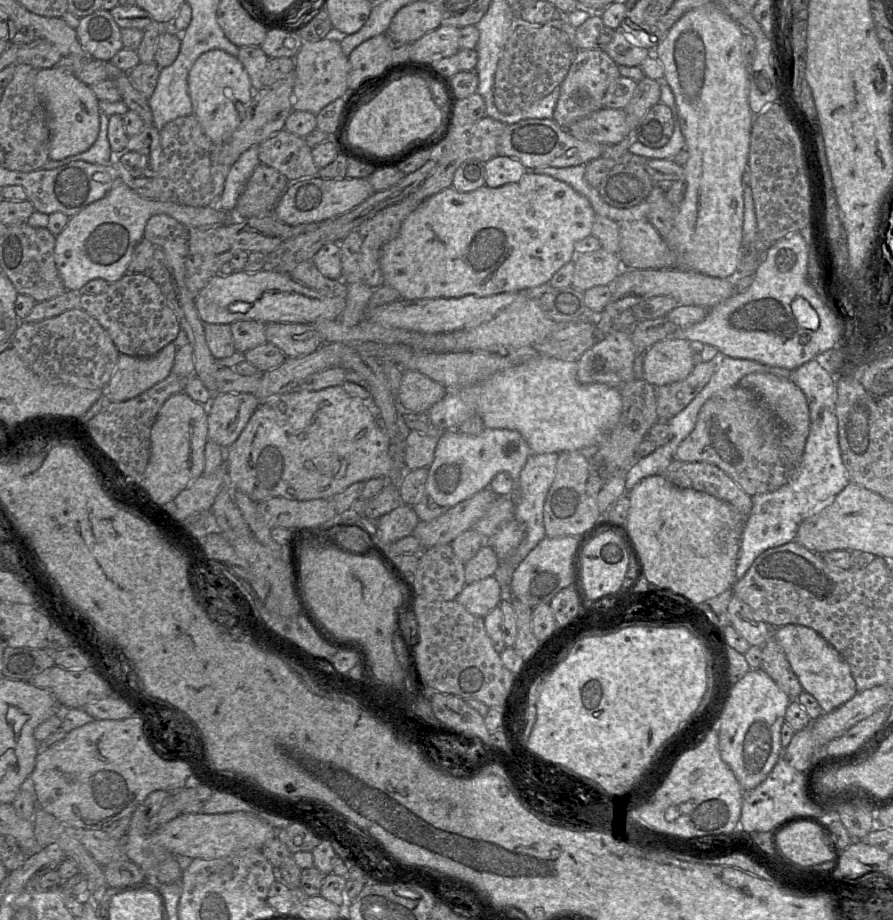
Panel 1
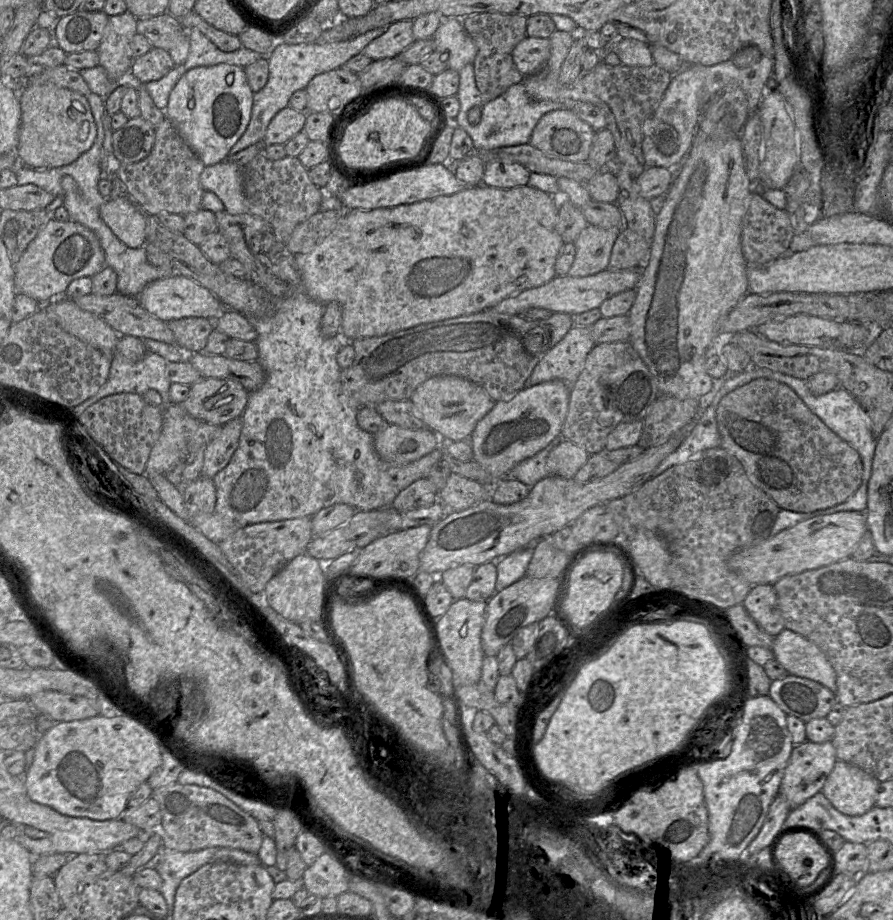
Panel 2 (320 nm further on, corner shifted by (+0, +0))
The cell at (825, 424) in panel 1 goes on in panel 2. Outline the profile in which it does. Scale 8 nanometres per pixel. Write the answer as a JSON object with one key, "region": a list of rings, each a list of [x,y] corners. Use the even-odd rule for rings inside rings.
{"region":[[[768,369],[768,373],[774,374],[774,378],[767,376],[762,376],[759,378],[775,380],[789,386],[801,398],[801,400],[812,411],[812,413],[819,417],[820,420],[830,430],[832,430],[836,435],[838,435],[841,439],[847,442],[855,450],[857,450],[861,457],[863,465],[861,485],[859,486],[857,491],[846,501],[830,508],[820,509],[809,513],[800,513],[781,509],[778,512],[770,536],[775,536],[781,531],[795,526],[798,522],[808,520],[817,516],[829,515],[840,511],[856,511],[865,513],[867,508],[867,488],[869,479],[871,477],[872,462],[875,454],[877,440],[872,435],[872,423],[863,407],[859,404],[859,402],[854,398],[852,394],[850,394],[846,389],[842,388],[841,386],[826,394],[816,396],[811,393],[807,380],[799,379],[787,374],[773,371],[771,369]]]}

